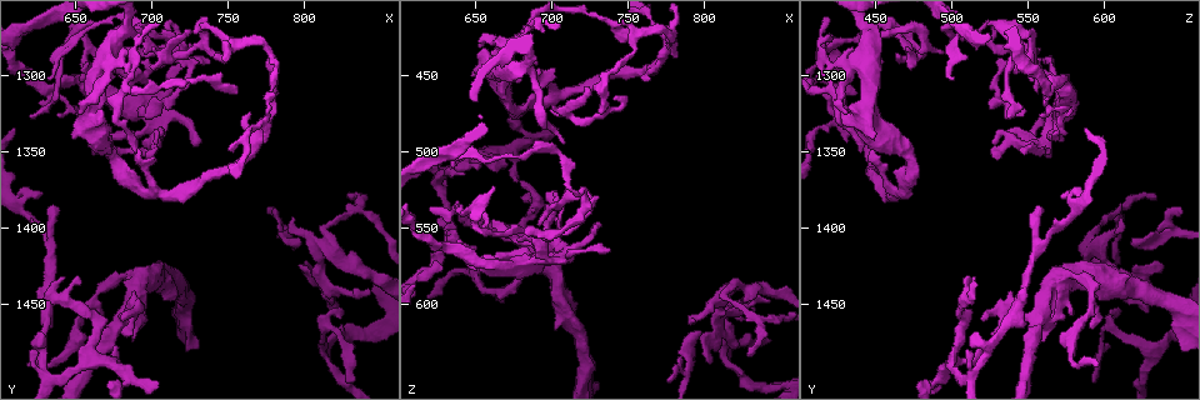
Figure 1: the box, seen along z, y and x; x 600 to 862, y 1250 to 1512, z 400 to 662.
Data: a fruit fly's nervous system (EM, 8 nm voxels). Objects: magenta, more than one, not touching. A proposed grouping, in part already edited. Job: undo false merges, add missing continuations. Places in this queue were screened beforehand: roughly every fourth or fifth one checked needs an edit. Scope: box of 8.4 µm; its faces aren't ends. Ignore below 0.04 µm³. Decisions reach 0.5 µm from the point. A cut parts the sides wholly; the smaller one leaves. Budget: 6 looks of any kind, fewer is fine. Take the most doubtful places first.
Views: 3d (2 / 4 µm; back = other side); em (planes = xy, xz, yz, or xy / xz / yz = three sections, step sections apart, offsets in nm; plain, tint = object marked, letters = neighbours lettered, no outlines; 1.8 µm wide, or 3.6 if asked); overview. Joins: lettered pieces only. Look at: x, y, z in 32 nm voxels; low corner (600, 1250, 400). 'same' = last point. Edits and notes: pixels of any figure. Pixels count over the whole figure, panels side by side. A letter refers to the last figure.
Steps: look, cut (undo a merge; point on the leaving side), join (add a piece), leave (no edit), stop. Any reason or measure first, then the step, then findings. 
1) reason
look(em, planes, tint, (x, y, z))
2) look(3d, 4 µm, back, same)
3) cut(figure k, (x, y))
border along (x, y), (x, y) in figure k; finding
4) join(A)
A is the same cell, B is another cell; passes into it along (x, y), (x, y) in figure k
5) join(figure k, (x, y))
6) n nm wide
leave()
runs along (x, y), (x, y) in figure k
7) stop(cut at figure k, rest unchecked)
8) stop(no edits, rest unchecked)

a fork
look(3d, 4 µm, (776, 1330, 432))

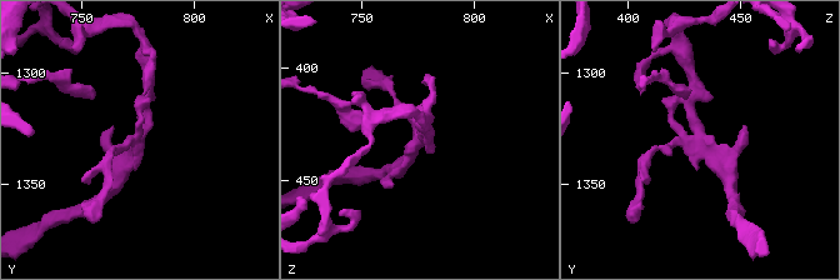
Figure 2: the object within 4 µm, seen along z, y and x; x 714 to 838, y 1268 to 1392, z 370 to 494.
look(em, 3.6 µm, planes, letters, (775, 1330, 433))

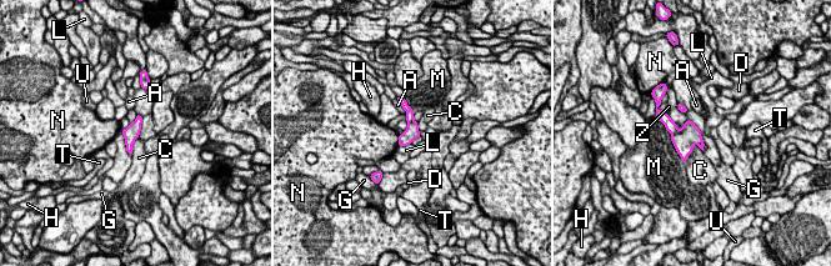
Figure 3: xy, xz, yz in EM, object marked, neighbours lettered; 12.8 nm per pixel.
190 nm wide
leave()
A, C, D, G, H, L, M, N, T, U and Z are other cells; border along (696, 144), (685, 162) in figure 3; continuous, no second cell

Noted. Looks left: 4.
sudden change in width
look(em, planes, plain, (704, 1334, 566))

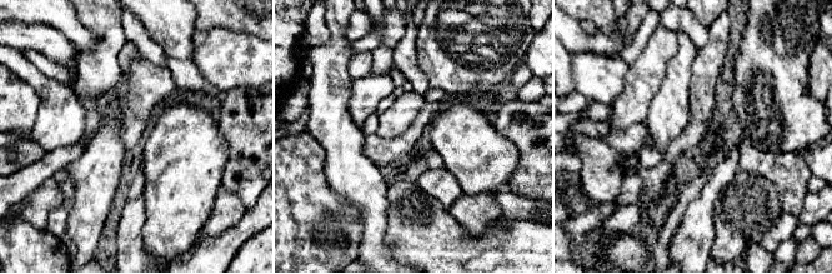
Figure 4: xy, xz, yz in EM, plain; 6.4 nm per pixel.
see the neighbours
look(em, planes, letters, same)

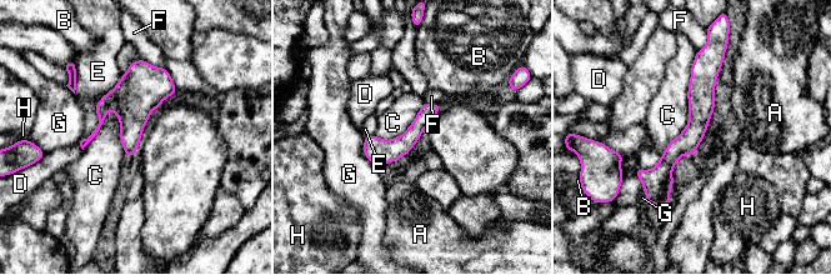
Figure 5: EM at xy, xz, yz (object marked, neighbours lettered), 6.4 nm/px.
leave()
A, B, C, D, E, F, G and H are other cells; runs along (699, 60), (699, 121), (661, 173), (661, 203) in figure 5; all the same cell

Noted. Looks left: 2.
thin end
look(em, yz, step 16, letters, (652, 1432, 510))

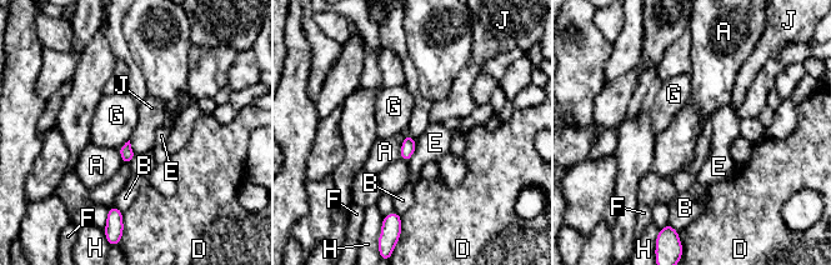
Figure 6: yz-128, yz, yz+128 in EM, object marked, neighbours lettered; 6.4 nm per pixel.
look(em, planes, letters, same)

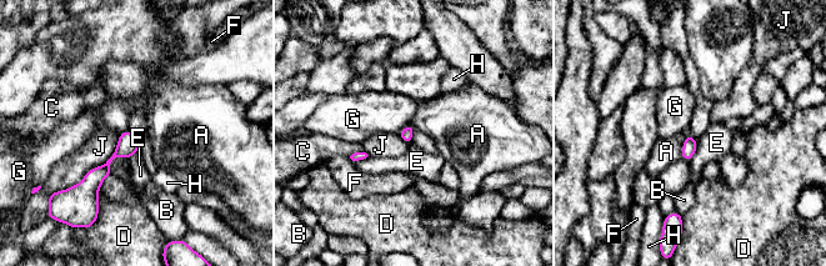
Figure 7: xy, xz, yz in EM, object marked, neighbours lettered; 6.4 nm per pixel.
leave()
A, B, C, D, E, F, G, H and J are other cells; none of them fits

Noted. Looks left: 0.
stop(no edits, rest unchecked)

